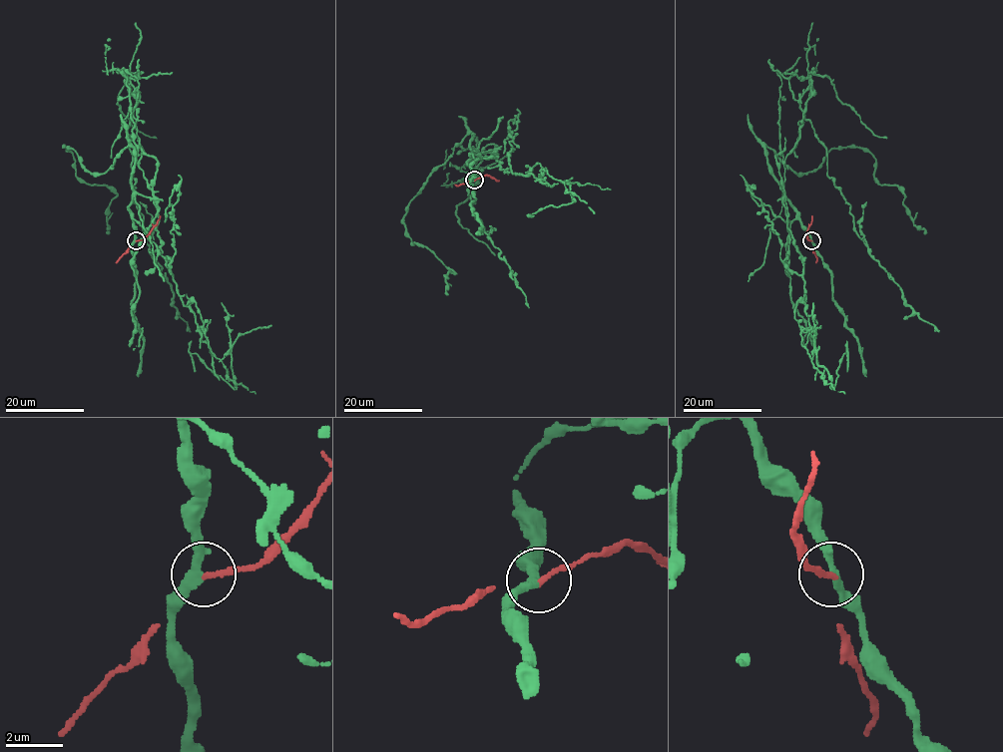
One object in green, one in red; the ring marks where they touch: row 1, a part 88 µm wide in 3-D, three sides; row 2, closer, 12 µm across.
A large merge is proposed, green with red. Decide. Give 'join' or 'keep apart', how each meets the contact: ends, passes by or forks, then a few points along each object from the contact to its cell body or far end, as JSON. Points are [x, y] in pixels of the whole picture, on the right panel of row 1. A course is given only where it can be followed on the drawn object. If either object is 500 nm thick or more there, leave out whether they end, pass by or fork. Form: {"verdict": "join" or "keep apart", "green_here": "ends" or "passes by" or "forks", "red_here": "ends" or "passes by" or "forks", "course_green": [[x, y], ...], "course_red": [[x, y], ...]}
{"verdict": "keep apart", "green_here": "passes by", "red_here": "ends", "course_green": [[811, 240], [780, 198], [783, 161], [803, 118], [856, 234], [938, 331]], "course_red": [[811, 240], [807, 238], [806, 230], [812, 216]]}

